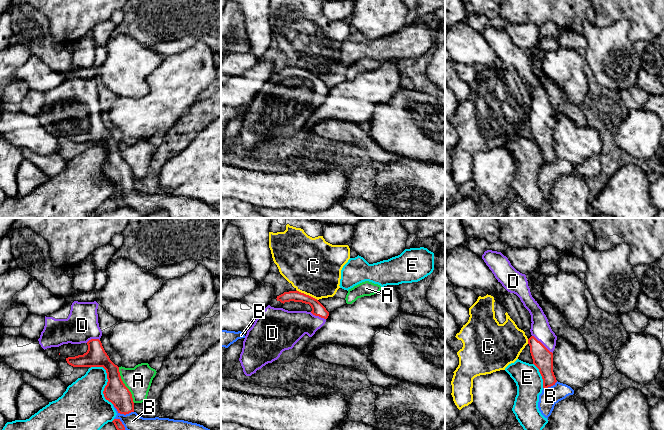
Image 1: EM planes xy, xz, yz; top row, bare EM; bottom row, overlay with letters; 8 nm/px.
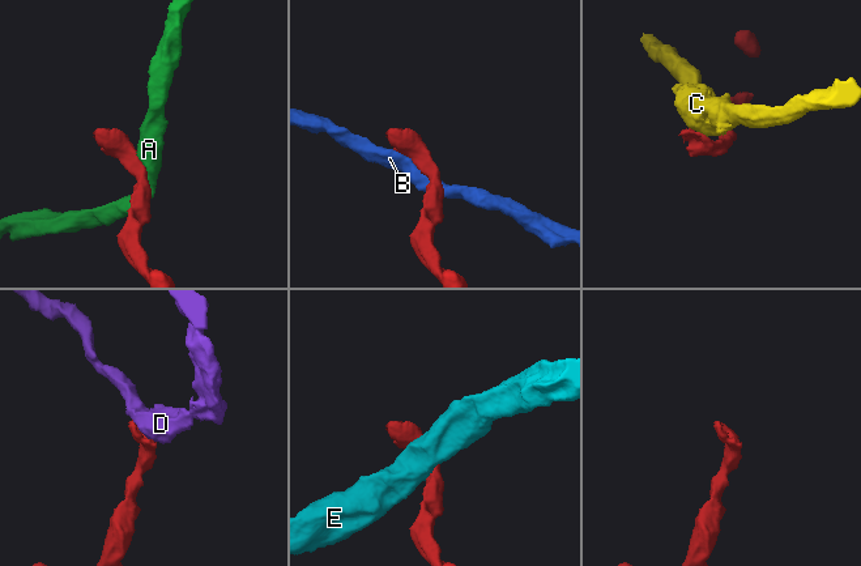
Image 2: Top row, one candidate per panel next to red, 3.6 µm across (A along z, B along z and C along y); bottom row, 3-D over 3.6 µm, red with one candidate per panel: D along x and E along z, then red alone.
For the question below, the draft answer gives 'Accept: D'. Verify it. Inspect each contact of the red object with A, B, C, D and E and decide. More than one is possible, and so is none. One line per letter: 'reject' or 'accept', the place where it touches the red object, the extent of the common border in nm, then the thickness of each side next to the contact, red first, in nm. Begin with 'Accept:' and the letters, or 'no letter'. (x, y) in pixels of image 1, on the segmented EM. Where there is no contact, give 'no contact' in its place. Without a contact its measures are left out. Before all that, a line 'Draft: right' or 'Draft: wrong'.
Draft: right
Accept: D
A: reject; meets red in xy at (124, 385); contact 320 nm long; 180 nm thick on the red side, 220 nm on the other
B: reject; meets red in xy at (122, 413); contact 180 nm long; 180 nm thick on the red side, 140 nm on the other
C: reject; meets red in xz at (307, 295); contact 200 nm long; 100 nm thick on the red side, 460 nm on the other
D: accept; meets red in yz at (541, 343); contact 220 nm long; 160 nm thick on the red side, 160 nm on the other
E: reject; meets red in xy at (108, 381); contact 360 nm long; 180 nm thick on the red side, 320 nm on the other

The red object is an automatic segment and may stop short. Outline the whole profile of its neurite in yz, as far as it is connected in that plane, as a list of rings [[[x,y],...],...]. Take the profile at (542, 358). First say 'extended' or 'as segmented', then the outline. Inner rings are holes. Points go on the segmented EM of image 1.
as segmented; [[[534,336],[528,339],[528,344],[530,346],[533,364],[539,369],[542,376],[543,388],[555,385],[557,380],[553,372],[553,353]]]

